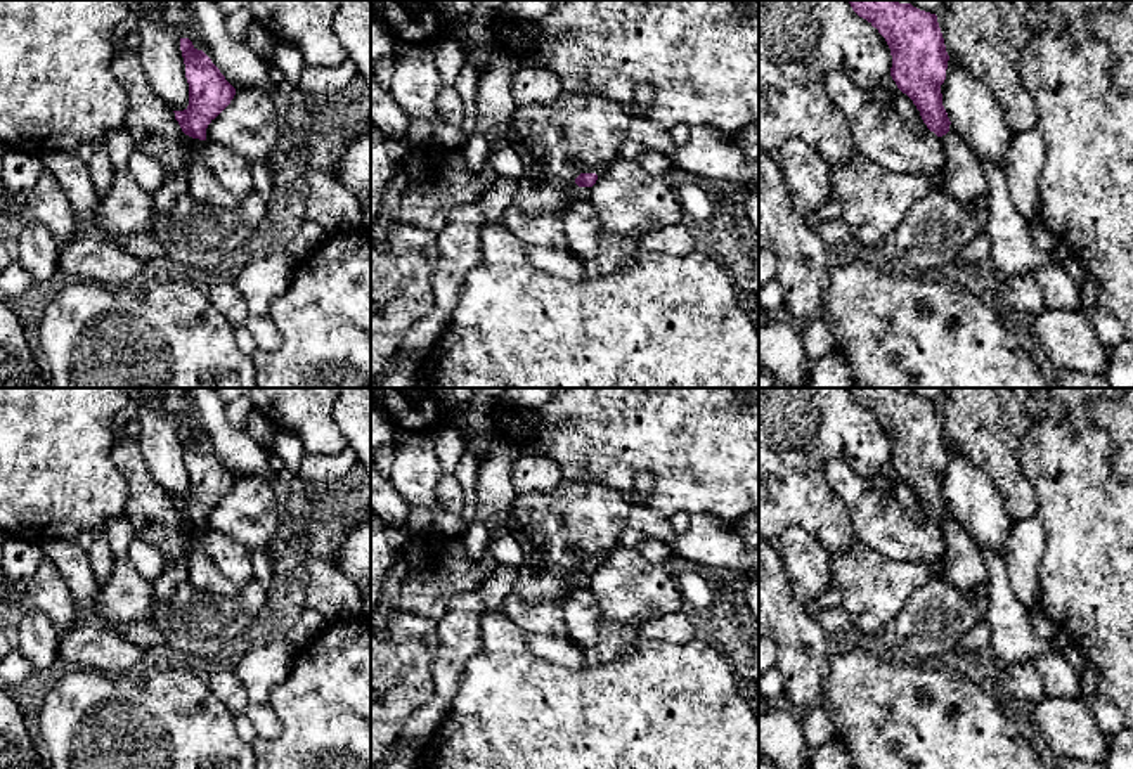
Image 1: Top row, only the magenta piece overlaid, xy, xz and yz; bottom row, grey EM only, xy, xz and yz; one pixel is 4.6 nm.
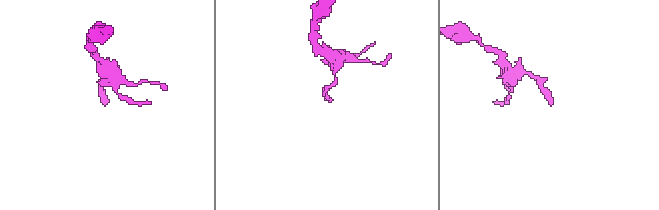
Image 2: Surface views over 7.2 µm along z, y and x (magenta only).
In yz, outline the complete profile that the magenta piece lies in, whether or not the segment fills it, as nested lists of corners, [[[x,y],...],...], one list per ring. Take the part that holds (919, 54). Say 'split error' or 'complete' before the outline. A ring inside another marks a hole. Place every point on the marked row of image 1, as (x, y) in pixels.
split error; [[[849,0],[852,10],[885,38],[892,68],[890,76],[906,94],[927,128],[942,139],[946,163],[941,191],[963,204],[989,197],[989,184],[977,154],[949,130],[941,85],[949,55],[937,16],[897,0]]]

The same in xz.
split error; [[[580,173],[575,182],[566,189],[566,201],[565,206],[570,206],[572,203],[579,199],[589,199],[591,187],[596,184],[598,175],[596,173]]]

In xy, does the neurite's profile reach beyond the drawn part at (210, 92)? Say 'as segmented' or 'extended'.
extended

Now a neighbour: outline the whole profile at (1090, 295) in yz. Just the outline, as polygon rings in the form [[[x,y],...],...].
[[[1088,279],[1079,286],[1081,291],[1081,305],[1084,308],[1098,307],[1100,291],[1095,281]]]

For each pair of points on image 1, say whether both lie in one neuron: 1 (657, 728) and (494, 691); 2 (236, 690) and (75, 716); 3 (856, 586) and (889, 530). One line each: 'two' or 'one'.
1: one
2: two
3: two

